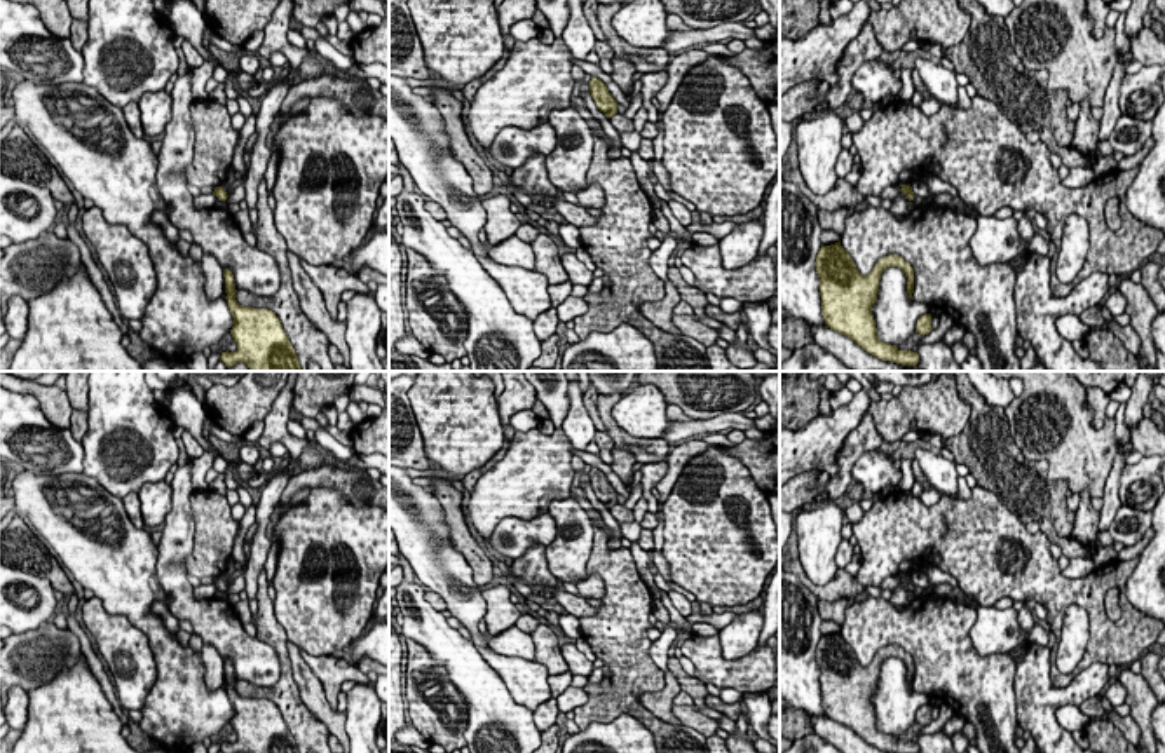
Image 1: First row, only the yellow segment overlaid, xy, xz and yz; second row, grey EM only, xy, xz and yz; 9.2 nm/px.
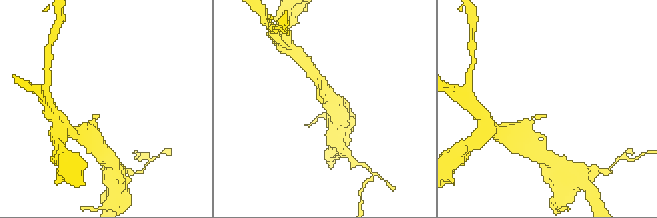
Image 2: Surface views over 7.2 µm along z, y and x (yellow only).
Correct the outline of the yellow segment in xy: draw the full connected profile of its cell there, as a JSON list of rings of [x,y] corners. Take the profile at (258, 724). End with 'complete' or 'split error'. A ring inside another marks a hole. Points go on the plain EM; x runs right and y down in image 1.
[[[225,659],[225,690],[234,708],[230,725],[235,743],[221,743],[223,753],[300,753],[276,702],[269,699],[242,697],[235,690],[234,664]]]; complete

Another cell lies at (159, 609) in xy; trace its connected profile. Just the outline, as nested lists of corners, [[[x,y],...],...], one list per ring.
[[[153,601],[150,612],[164,621],[164,626],[169,633],[178,633],[180,621],[169,612],[169,608],[162,601]]]

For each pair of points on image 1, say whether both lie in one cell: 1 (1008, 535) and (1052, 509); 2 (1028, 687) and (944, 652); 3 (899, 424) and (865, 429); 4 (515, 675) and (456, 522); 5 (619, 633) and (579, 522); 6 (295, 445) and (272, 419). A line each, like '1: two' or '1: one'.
1: two
2: two
3: two
4: two
5: two
6: one

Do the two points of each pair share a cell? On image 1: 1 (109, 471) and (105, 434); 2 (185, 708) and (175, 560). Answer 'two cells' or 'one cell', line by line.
1: one cell
2: two cells

